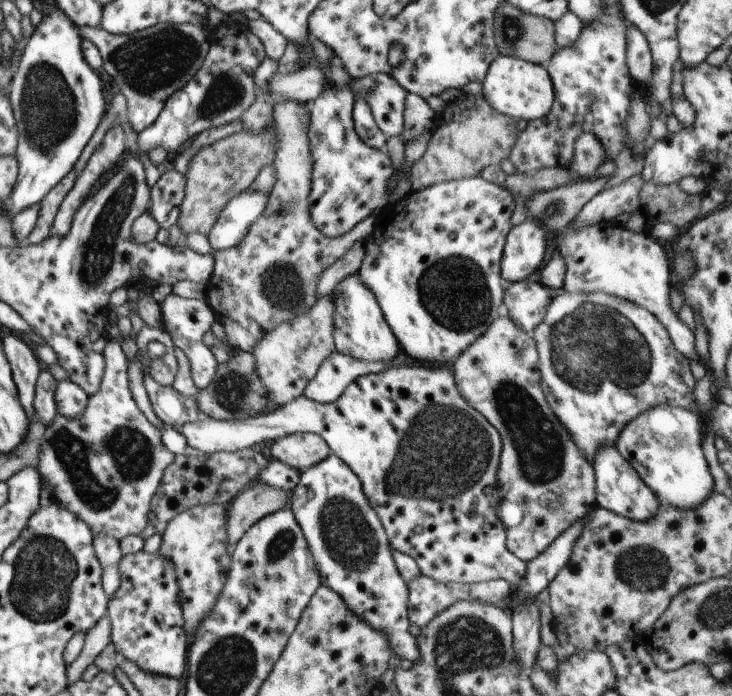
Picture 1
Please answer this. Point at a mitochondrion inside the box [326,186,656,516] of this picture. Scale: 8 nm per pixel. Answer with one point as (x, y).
(593, 347)

